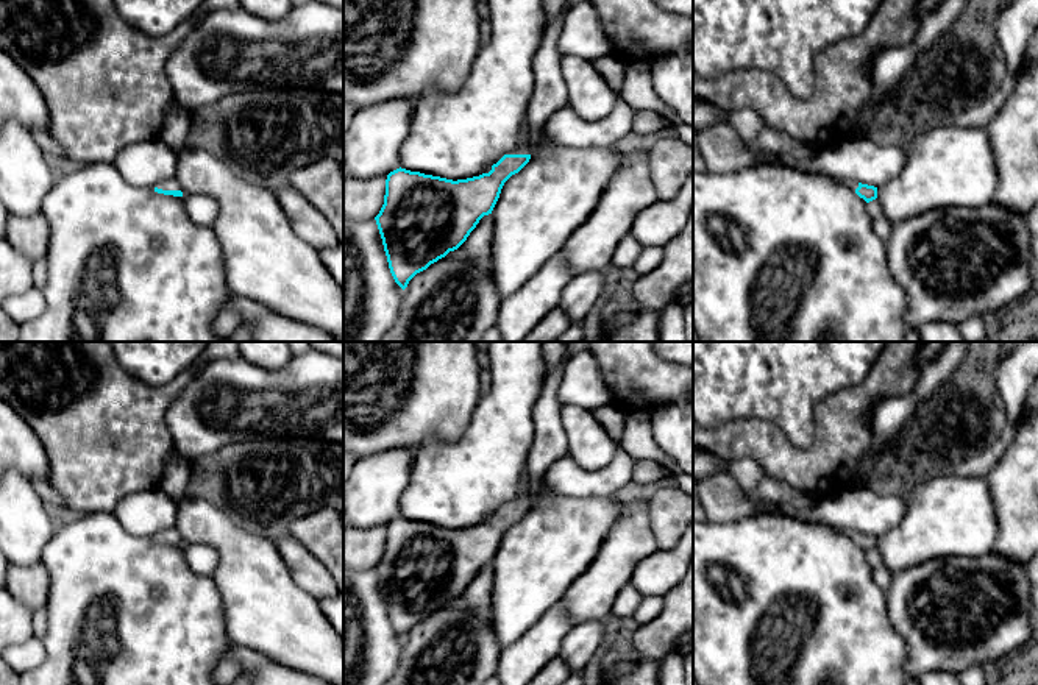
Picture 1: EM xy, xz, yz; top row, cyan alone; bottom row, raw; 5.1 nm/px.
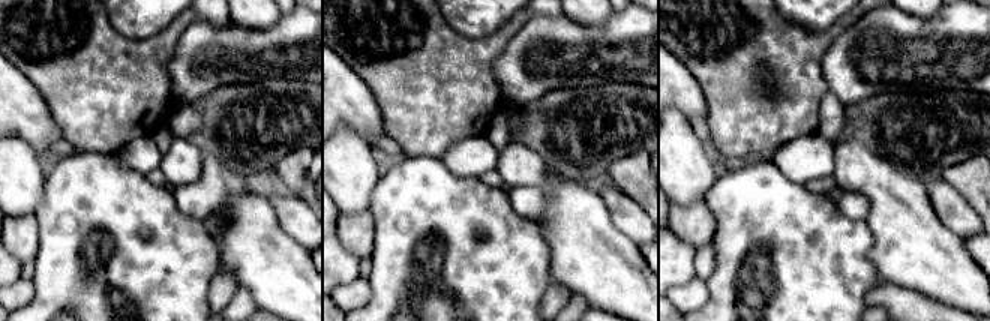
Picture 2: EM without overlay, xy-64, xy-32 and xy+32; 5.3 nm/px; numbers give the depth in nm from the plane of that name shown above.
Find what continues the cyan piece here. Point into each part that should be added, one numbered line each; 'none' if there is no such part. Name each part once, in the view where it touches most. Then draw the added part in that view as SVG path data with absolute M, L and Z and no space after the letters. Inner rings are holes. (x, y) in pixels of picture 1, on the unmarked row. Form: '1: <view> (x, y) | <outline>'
1: xy (169, 534) | M176 527L165 529L165 531L159 532L156 537L162 538L162 540L181 540L181 535L176 531Z

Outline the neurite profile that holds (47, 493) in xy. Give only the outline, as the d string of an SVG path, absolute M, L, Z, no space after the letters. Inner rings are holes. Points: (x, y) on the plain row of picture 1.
M33 479L31 485L48 509L56 512L64 509L66 502L62 496L48 482L41 479Z

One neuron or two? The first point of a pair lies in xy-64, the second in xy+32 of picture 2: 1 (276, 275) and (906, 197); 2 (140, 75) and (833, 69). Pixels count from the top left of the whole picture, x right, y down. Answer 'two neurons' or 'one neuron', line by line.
1: one neuron
2: two neurons

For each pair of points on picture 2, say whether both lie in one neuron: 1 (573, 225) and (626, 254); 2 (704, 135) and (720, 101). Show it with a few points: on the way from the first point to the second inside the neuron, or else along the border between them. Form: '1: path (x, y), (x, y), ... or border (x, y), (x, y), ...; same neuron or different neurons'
1: path (587, 239), (602, 254), (612, 254); same neuron
2: border (707, 119), (711, 150); different neurons

